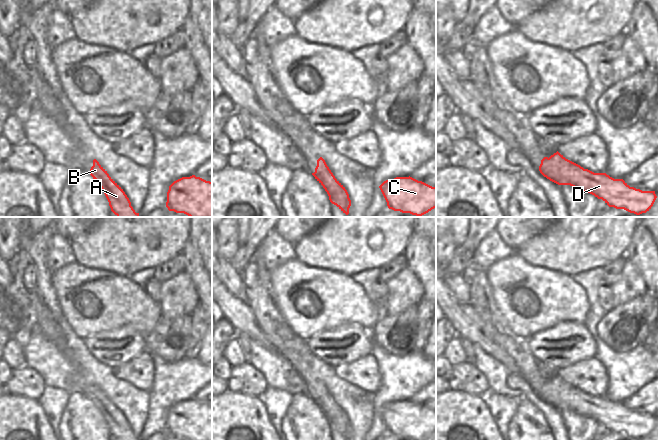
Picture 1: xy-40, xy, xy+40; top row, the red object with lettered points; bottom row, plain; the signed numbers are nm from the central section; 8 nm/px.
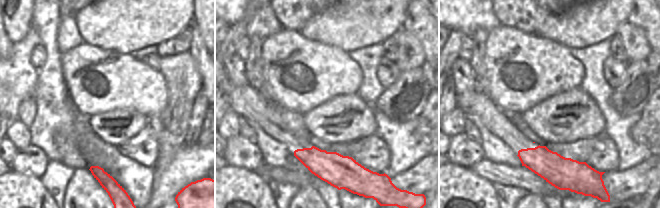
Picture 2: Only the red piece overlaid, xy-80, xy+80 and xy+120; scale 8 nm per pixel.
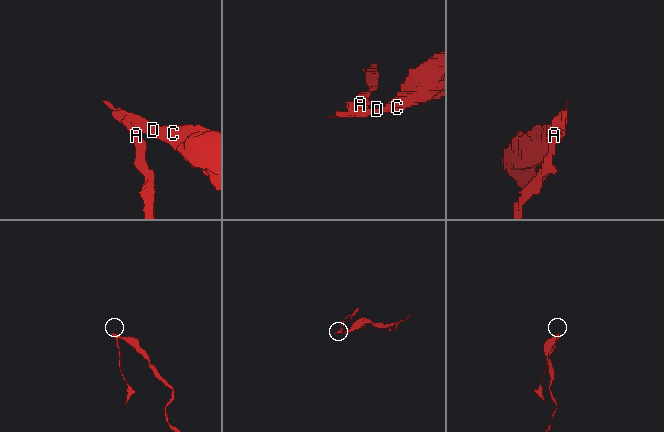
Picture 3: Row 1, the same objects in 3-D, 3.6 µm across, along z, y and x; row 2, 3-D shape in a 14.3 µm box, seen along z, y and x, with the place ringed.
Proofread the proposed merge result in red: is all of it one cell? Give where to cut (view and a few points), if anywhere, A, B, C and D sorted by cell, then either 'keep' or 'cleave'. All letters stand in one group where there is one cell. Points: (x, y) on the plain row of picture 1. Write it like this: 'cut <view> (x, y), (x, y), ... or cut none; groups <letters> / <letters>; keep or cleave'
cut xy+40 (547, 381), (541, 387); groups A B / C D; cleave

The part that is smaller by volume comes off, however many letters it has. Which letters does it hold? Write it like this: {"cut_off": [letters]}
{"cut_off": ["A", "B"]}

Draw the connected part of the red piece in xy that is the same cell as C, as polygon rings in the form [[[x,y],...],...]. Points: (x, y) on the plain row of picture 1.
[[[412,401],[388,403],[379,410],[389,433],[422,440],[436,432],[436,411],[432,411]]]

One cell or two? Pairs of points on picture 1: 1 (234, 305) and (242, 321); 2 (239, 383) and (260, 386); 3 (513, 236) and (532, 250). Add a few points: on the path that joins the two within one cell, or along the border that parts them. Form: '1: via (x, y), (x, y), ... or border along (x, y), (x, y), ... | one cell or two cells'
1: via (234, 309), (241, 317) | one cell
2: via (244, 385), (255, 385) | one cell
3: border along (544, 231), (526, 240), (516, 250) | two cells

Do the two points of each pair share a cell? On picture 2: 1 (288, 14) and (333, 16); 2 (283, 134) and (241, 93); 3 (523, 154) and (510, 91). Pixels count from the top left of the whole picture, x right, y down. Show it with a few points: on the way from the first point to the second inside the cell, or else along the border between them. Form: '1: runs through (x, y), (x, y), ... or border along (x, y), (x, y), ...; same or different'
1: border along (324, 10), (315, 14), (299, 31); different
2: runs through (273, 125), (251, 103); same
3: border along (488, 94), (504, 112); different

